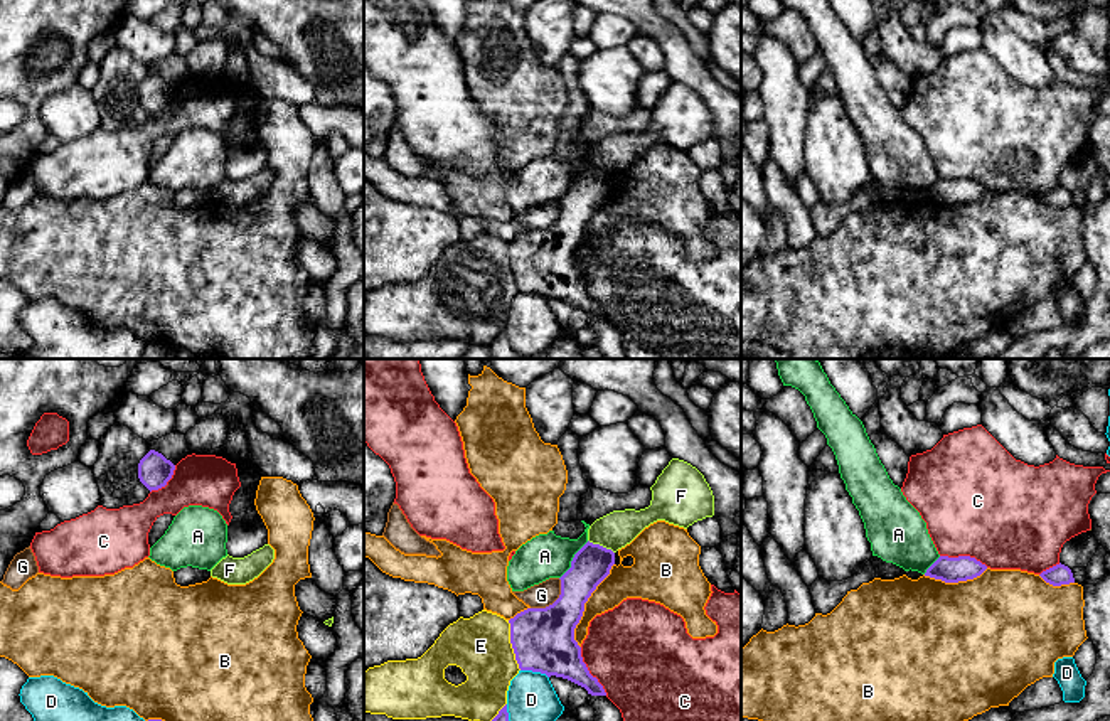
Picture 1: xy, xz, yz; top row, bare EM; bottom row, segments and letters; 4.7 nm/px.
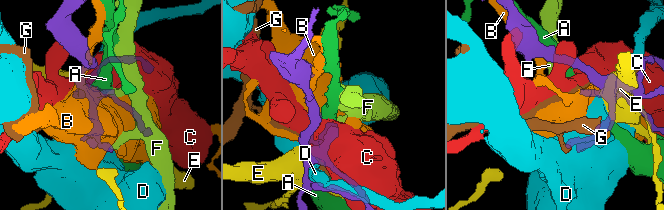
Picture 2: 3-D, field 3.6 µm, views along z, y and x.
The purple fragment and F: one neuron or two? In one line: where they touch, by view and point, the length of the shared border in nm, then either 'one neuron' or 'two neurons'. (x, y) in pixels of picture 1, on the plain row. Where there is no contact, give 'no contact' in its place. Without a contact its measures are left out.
xz (602, 169) | 140 nm | two neurons

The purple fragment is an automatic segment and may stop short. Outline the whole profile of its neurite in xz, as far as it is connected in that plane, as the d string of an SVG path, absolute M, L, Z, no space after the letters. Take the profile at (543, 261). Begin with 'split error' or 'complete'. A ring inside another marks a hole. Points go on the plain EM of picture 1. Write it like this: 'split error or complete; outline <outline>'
complete; outline M588 163L559 200L561 217L554 226L546 231L527 231L509 243L510 266L520 293L563 300L591 318L606 318L583 285L574 251L583 239L584 226L613 187L611 172Z

